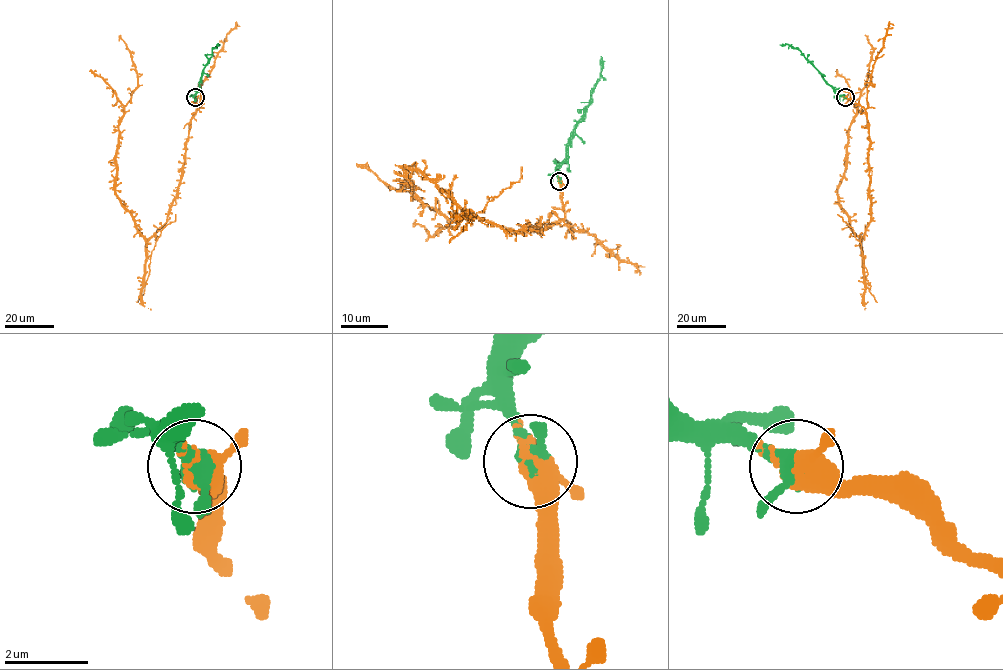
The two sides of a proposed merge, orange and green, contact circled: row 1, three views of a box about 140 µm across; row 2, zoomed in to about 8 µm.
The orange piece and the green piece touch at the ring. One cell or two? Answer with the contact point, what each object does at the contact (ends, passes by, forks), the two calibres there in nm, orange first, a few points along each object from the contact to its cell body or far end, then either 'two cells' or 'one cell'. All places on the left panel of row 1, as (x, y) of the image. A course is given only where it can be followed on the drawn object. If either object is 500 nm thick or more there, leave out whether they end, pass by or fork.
at (195, 97); orange passes by; green passes by; 440 nm thick on the orange side, 460 nm on the other; orange runs (195, 97), (178, 196), (167, 220), (146, 239), (115, 188), (119, 122), (137, 86), (136, 67), (120, 35); green runs (195, 97), (202, 70), (217, 45); one cell

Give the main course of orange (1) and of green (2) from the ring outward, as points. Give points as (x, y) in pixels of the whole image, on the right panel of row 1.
1: (844, 97), (859, 104), (867, 120), (870, 220), (861, 239), (838, 188), (873, 50), (865, 35)
2: (844, 97), (838, 94), (799, 50), (787, 44), (779, 45)

